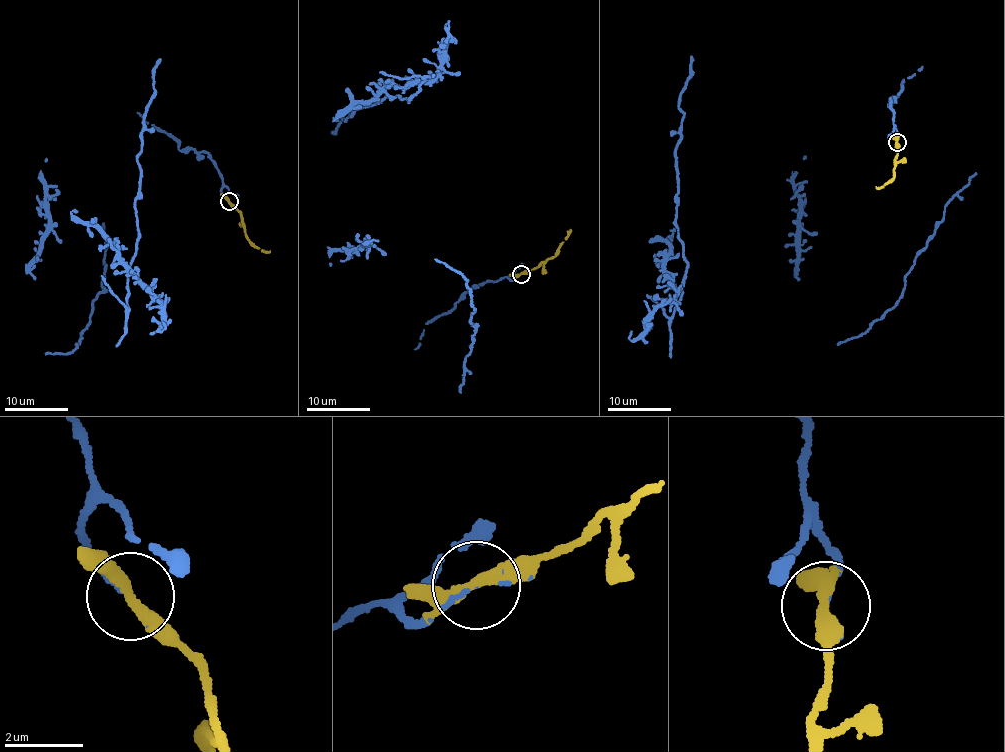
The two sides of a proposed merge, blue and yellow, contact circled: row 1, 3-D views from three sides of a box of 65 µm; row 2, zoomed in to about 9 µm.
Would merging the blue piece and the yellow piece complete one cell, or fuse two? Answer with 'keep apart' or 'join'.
join

